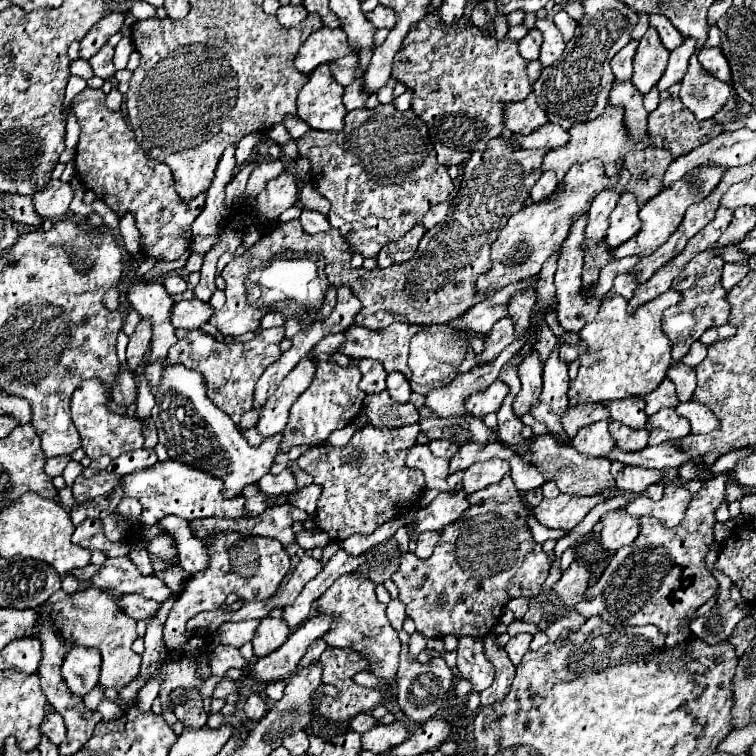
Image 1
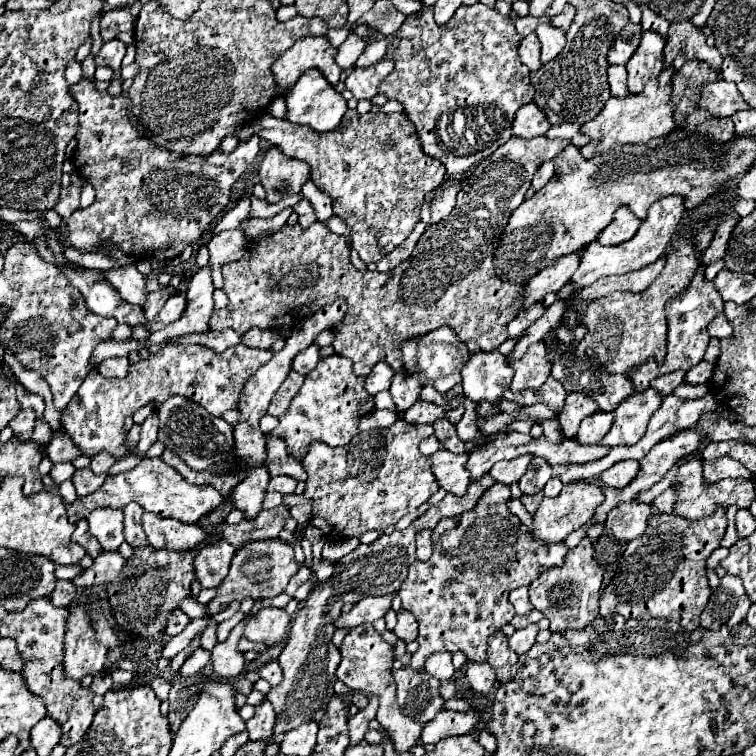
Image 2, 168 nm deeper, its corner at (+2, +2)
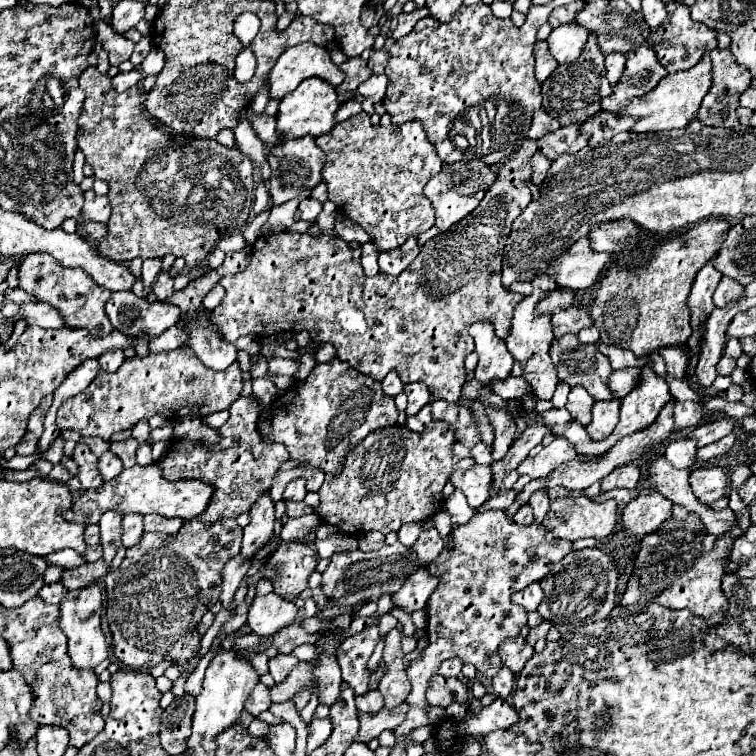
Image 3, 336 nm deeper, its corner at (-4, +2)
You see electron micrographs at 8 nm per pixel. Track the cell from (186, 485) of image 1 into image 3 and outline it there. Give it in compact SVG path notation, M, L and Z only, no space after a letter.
M156 464L150 466L134 466L126 468L120 476L116 476L110 482L104 482L98 490L84 490L70 506L70 510L64 512L64 518L70 522L80 524L98 524L100 516L108 510L114 510L118 514L160 514L166 518L182 518L190 520L202 514L202 510L208 506L212 498L212 486L198 482L198 480L182 480L182 482L166 482L162 478L162 470L158 470Z

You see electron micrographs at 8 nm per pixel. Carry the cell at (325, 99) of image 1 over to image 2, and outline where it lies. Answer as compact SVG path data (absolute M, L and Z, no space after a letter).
M316 68L306 70L300 80L294 84L292 92L286 98L286 106L288 106L288 120L294 124L306 124L316 132L330 132L336 130L336 126L340 124L344 112L348 110L346 100L342 98L340 92L336 92L336 88L332 84L326 82L324 74Z

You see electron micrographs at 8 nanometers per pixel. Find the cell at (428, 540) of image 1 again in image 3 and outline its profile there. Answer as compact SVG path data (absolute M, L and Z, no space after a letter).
M424 528L418 540L414 542L414 546L410 546L410 550L418 554L420 566L430 564L442 552L442 548L444 548L444 540L438 536L436 528Z

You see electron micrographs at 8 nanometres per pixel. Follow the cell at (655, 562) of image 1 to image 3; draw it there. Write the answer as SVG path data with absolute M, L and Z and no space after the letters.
M692 512L684 522L678 522L676 518L666 520L660 530L642 538L636 566L620 604L630 606L636 602L658 602L666 608L688 608L692 614L702 616L708 626L722 624L728 600L720 584L722 576L728 574L726 564L730 560L732 546L742 534L744 530L738 526L722 536L708 534L700 518Z

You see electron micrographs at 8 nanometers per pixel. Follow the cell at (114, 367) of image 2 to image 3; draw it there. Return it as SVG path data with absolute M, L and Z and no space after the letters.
M108 350L106 354L102 354L102 358L98 358L100 368L108 370L108 372L116 372L120 368L120 364L124 362L124 354L122 350Z

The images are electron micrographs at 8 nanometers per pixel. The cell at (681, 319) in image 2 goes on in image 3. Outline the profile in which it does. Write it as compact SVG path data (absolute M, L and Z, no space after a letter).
M622 368L622 370L614 370L610 374L610 390L616 398L622 398L626 396L632 386L636 386L638 382L638 374L640 374L640 368Z

